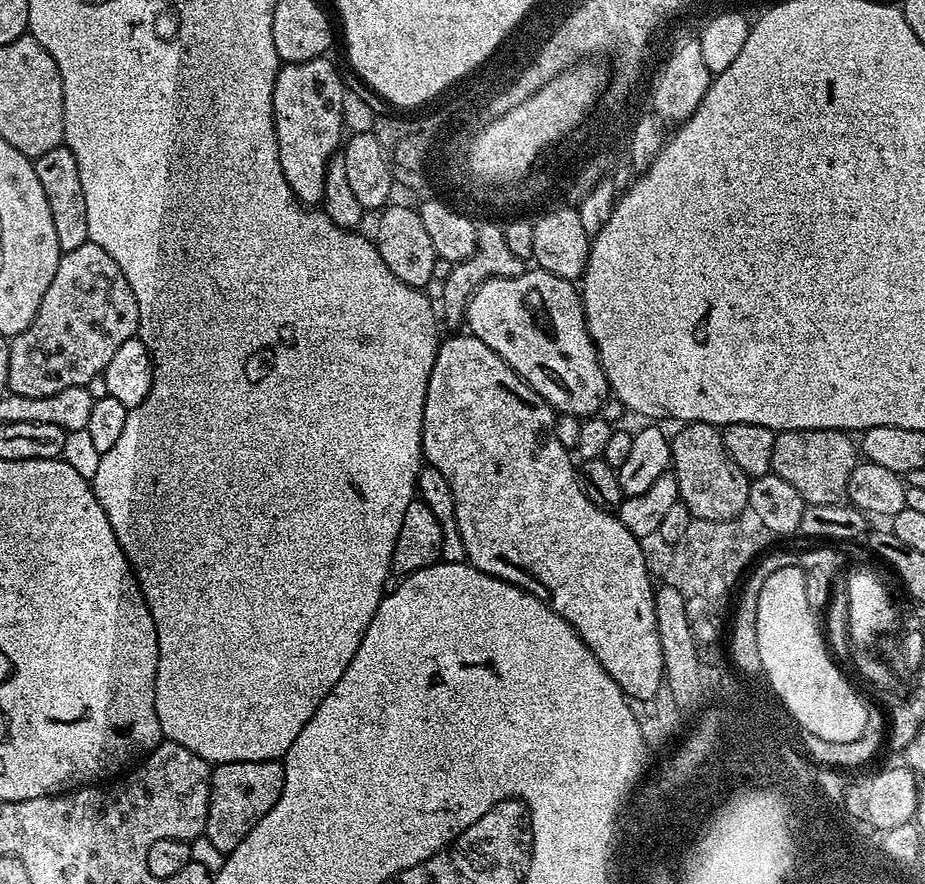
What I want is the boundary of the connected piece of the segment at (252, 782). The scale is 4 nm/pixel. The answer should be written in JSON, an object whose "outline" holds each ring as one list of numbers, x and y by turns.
{"outline":[[228,758,212,768,210,802,204,835,215,849,230,853,259,820,278,802,284,785,284,766,280,760]]}

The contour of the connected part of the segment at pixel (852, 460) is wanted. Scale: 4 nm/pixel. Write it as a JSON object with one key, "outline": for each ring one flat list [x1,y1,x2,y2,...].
{"outline":[[839,428,790,430,776,433,772,472,782,482,790,482,805,505,838,504,847,497,847,483,858,463,858,448,849,433]]}

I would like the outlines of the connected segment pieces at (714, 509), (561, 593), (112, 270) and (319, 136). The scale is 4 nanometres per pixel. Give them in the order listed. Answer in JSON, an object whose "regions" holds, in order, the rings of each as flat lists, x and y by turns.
{"regions":[[[693,420,685,423,671,437,672,462,670,471,676,475,678,482,678,494,680,503,685,504,690,514,698,520,729,520,735,516,741,516,748,508,748,486,750,478,730,458,730,454,724,445,723,431,717,425,707,424,701,420]],[[452,334,449,340,447,337,441,343,438,354,434,358,434,370,430,370,422,414,422,456,431,467,442,470,442,478,450,482,456,525,458,534,466,546,467,563,475,571,484,573,485,577,504,580,511,587,520,588,525,594,531,596,533,601,546,605,549,612,556,613,557,617,580,637,581,644,585,644,588,650,596,655,597,665,604,675,608,676,618,687,624,684,627,694,634,694,639,698,655,697,656,691,659,688,661,691,665,683,664,663,662,662,662,642,658,642,658,626,654,618,654,583,652,584,651,578,648,577,648,560,644,557,643,546,640,545,643,543,637,536,630,534,626,526,622,526,619,515,594,506,594,502,586,498,580,485,577,465,575,463,572,465,573,457,569,449,564,448,562,442,558,442,556,437,557,413,554,409,502,357,494,354,494,350,486,346,486,342,482,342,471,334,456,335,460,334]],[[94,243,83,244,78,246,78,250,70,250,61,255,58,262,58,270,54,270,54,279,50,281,50,287,46,289,46,294,42,294,42,306,38,306,38,314,34,314,34,322,11,338,8,345,8,386,7,391,14,395,25,395,27,398,42,398,50,394,57,394,58,391,66,387,82,387,91,385,94,377,101,375,110,358,117,353,118,348,122,346,127,339,135,337,140,330,140,315,138,314,138,302,134,302,134,290,130,290,130,282,126,282,126,274,118,270,118,262,102,250,102,246]],[[324,56,310,62,284,64,276,73,272,117,278,142,278,162,290,190,301,205,316,206,323,198,328,161,337,155,346,132,342,116,345,89,339,70]]]}

